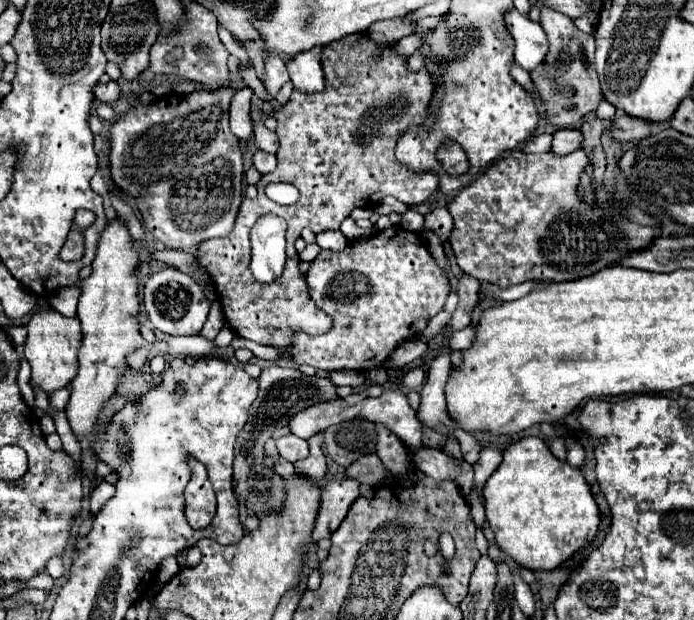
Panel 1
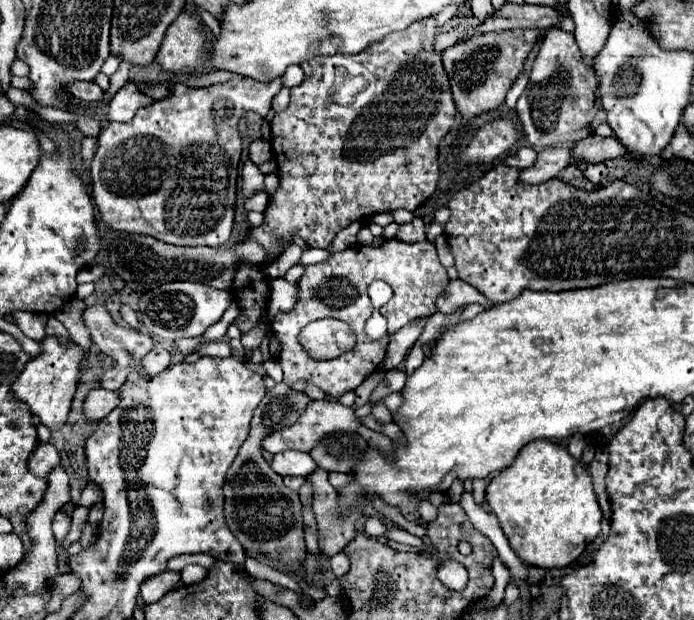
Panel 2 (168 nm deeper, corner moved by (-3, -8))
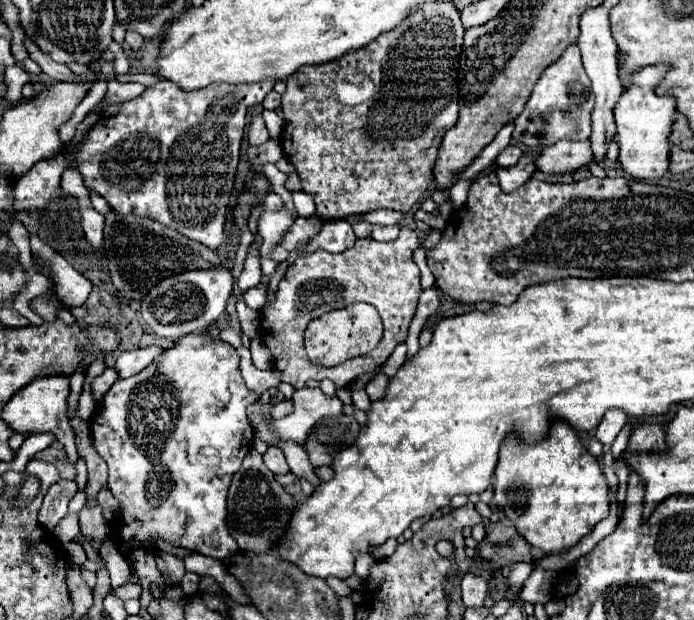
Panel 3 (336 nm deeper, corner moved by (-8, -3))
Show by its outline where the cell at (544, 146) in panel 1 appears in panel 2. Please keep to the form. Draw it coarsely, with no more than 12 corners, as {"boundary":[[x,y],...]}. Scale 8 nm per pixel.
{"boundary":[[520,147],[502,159],[504,165],[526,169],[536,161],[532,147]]}

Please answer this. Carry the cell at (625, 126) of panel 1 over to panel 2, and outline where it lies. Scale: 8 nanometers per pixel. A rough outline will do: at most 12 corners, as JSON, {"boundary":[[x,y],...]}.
{"boundary":[[588,135],[574,143],[572,163],[624,157],[616,137]]}

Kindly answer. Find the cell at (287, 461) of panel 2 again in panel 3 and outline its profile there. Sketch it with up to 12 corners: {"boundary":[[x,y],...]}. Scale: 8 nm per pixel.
{"boundary":[[279,446],[265,452],[267,468],[275,474],[287,474],[289,464]]}

